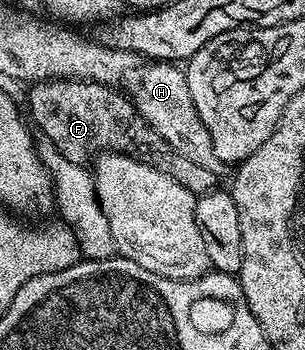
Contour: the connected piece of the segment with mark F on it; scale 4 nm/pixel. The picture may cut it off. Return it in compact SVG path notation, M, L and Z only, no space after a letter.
M47 79L39 81L29 88L25 106L30 107L31 116L29 115L29 118L32 123L32 118L34 118L33 126L37 130L48 133L48 137L52 137L52 145L56 145L56 149L60 149L60 153L64 153L64 157L68 157L68 161L85 164L103 153L127 155L133 159L141 159L161 167L164 173L168 173L176 181L180 181L180 185L184 185L184 189L188 189L196 197L205 191L215 190L215 172L204 169L204 165L196 165L174 152L160 137L160 133L152 130L148 121L144 117L140 117L140 113L134 108L129 98L123 92L121 95L113 86L77 79Z

